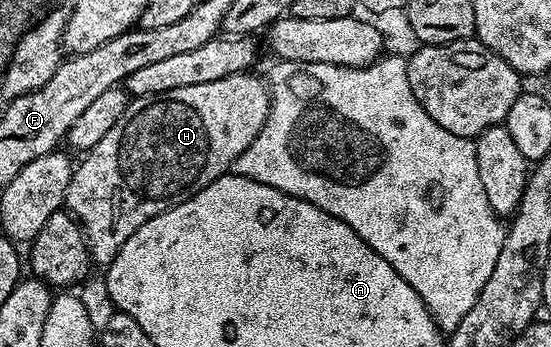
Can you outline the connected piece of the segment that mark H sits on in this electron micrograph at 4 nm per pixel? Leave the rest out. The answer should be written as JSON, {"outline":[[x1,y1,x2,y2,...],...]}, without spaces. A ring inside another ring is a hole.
{"outline":[[251,72,229,74,218,82,204,82,201,86,181,86,181,90,165,90,165,94,136,96,117,118,113,130,97,142,97,146,86,149,83,161,74,165,71,181,67,187,66,211,79,221,83,237,87,239,87,249,96,265,106,266,117,258,121,246,149,218,169,210,174,204,188,200,200,192,218,176,226,176,232,171,235,160,261,134,265,118,271,109,271,93]]}

